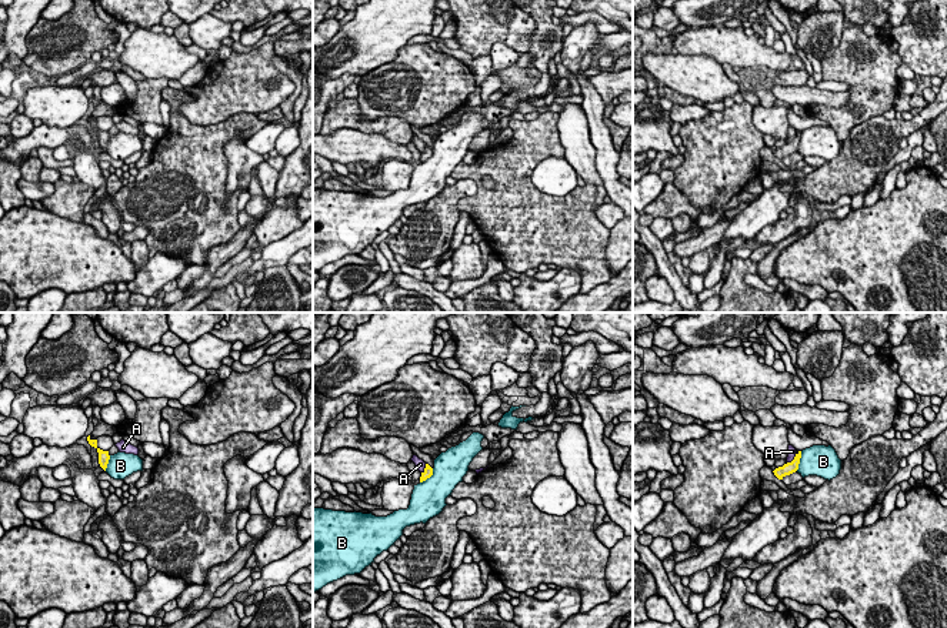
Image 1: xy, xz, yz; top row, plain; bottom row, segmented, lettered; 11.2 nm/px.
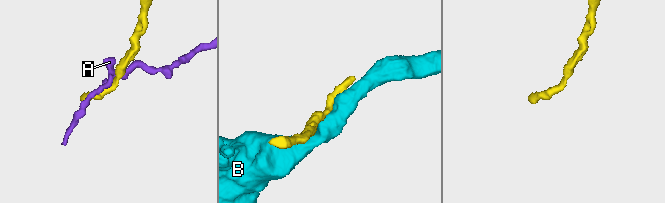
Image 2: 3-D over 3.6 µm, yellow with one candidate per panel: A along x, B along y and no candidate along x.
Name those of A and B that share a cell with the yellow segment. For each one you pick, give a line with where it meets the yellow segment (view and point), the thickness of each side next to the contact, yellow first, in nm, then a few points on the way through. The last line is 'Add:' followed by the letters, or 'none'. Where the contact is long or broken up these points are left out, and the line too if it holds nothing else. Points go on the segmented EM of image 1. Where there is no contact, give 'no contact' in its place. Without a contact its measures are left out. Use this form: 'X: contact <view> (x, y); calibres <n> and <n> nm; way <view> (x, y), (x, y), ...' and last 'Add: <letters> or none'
Add: none

